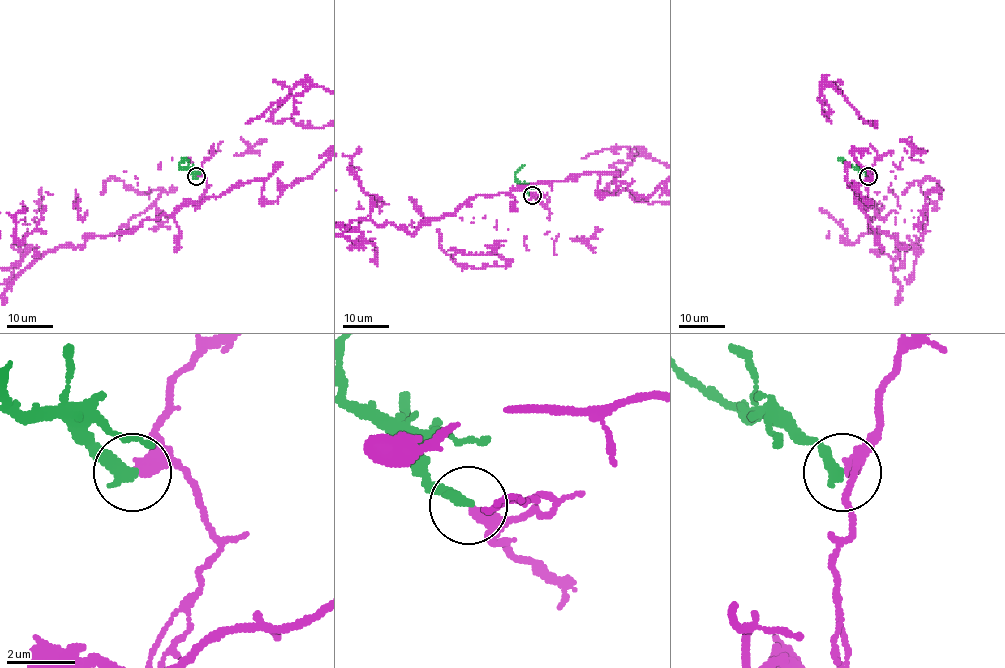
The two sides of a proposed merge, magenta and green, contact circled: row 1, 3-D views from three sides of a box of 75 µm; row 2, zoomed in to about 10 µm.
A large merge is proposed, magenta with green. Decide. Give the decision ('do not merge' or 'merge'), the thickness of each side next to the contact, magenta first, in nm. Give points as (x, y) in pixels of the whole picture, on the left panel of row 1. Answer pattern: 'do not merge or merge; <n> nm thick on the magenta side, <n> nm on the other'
do not merge; 420 nm thick on the magenta side, 360 nm on the other

